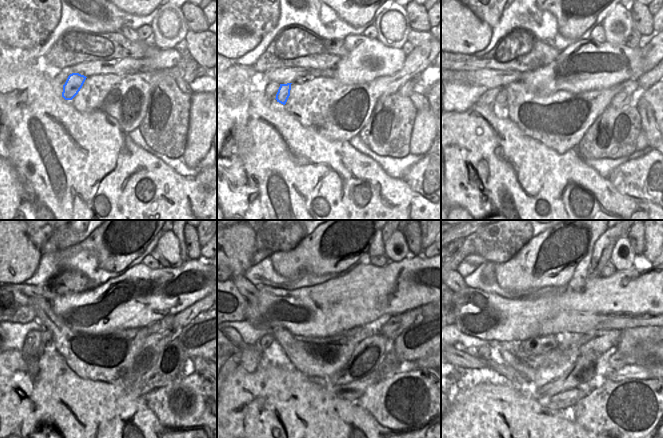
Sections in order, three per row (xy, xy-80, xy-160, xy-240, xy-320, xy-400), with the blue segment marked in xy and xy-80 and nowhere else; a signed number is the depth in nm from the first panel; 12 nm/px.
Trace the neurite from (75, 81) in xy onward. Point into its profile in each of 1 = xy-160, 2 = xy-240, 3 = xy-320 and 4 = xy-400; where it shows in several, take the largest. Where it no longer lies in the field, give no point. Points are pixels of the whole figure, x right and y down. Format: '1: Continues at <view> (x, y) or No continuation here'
1: Continues at xy-160 (501, 99)
2: Continues at xy-240 (46, 339)
3: Continues at xy-320 (265, 341)
4: Continues at xy-400 (484, 351)

